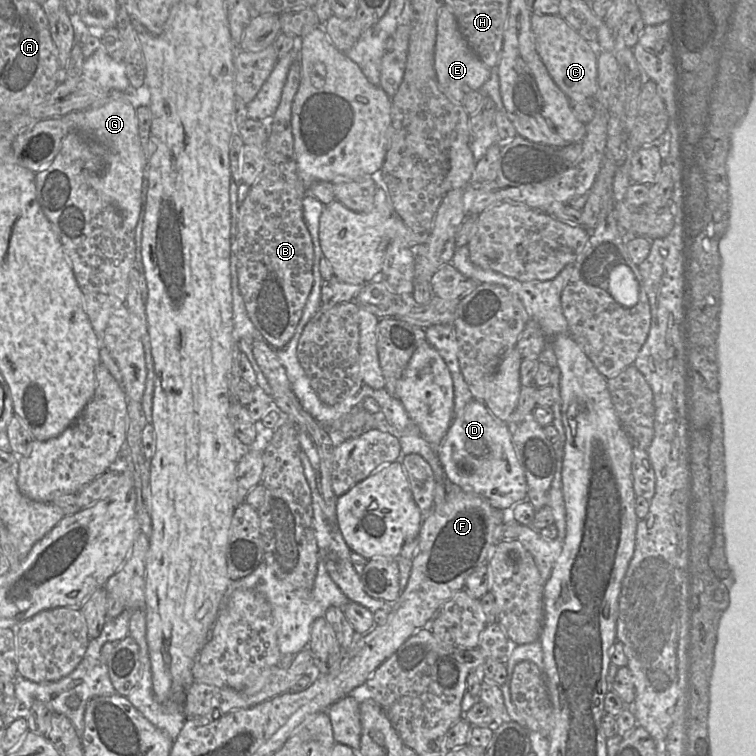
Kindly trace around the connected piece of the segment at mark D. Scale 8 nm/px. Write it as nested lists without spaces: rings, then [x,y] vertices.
[[[473,399],[462,413],[454,417],[442,444],[438,447],[438,457],[448,480],[485,498],[497,509],[511,510],[517,503],[527,500],[527,481],[517,458],[512,435],[506,423],[495,418],[482,401]]]

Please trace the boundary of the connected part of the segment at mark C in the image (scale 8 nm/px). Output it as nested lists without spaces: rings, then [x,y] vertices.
[[[531,15],[535,47],[549,75],[570,99],[594,99],[597,90],[598,50],[560,15]]]

